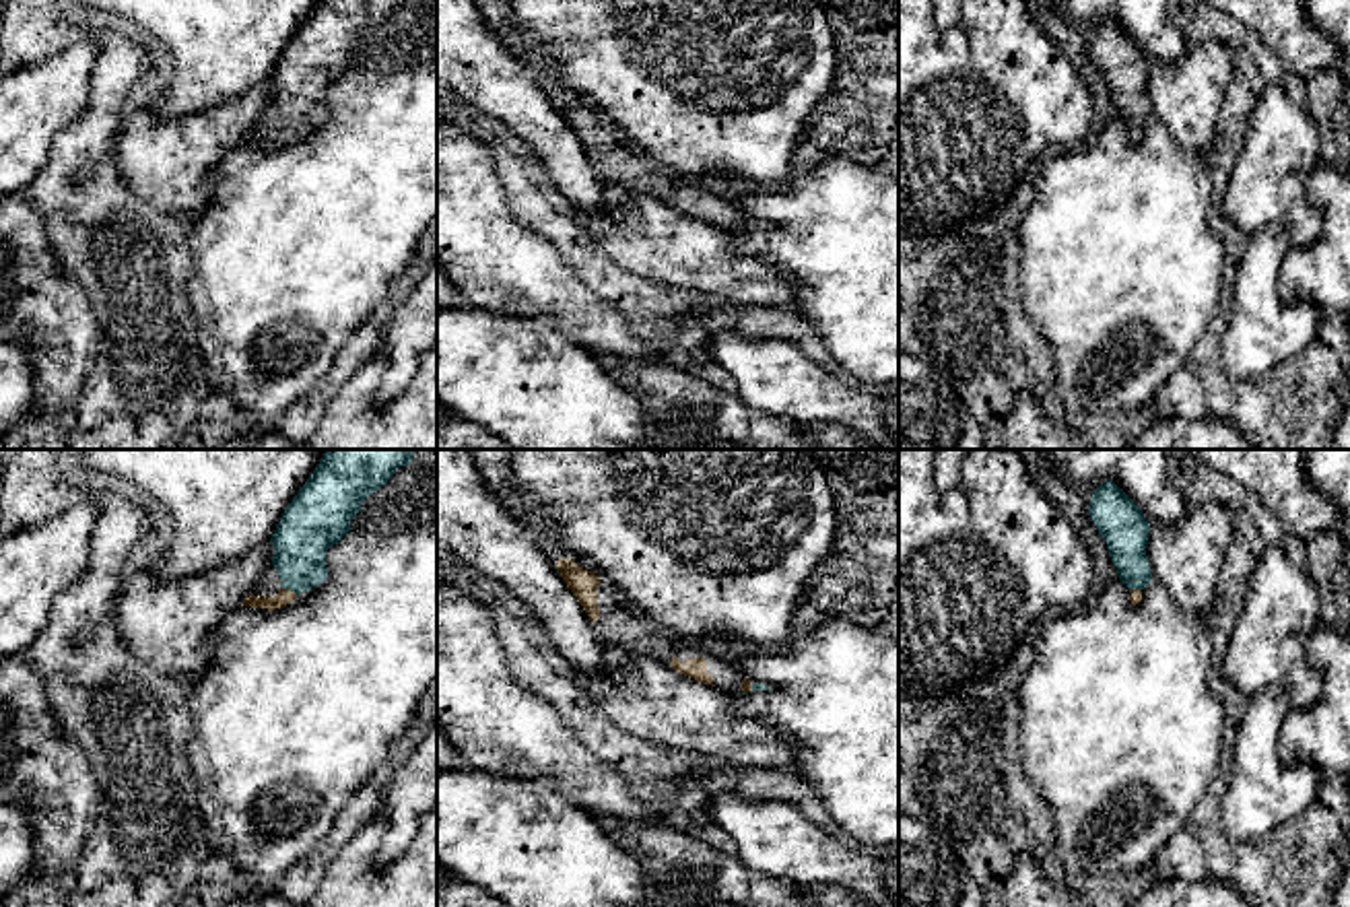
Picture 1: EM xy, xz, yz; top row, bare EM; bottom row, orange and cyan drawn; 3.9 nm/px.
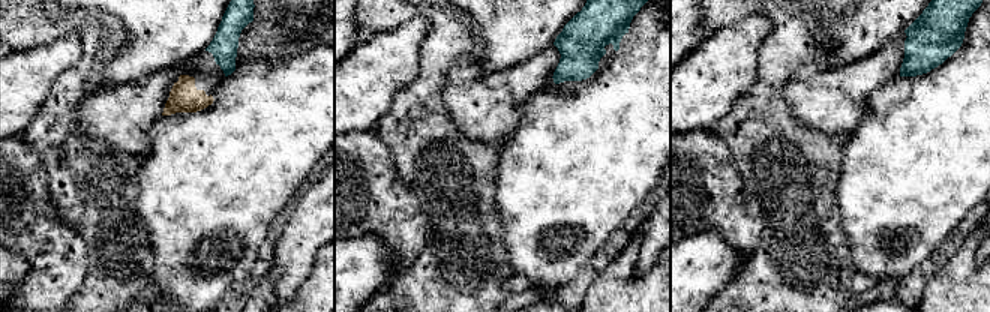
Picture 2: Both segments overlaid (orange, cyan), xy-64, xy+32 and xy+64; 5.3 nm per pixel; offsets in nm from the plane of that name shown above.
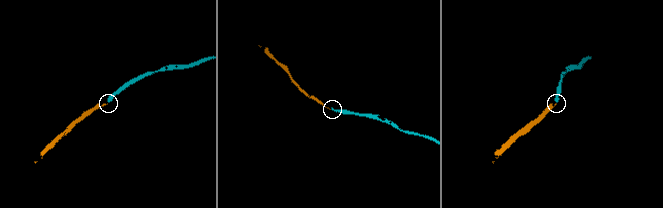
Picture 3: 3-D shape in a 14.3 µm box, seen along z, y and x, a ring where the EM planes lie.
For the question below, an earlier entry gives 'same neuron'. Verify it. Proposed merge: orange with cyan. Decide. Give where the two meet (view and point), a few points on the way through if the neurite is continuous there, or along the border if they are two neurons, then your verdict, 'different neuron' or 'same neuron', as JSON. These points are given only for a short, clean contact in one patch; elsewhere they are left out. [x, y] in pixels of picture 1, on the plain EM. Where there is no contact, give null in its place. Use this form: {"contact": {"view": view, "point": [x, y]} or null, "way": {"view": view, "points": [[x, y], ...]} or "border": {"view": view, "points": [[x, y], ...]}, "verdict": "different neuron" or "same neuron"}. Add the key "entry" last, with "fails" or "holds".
{"contact": {"view": "xy", "point": [289, 128]}, "way": {"view": "xy", "points": [[285, 135], [289, 128], [299, 110], [301, 77]]}, "verdict": "same neuron", "entry": "holds"}

